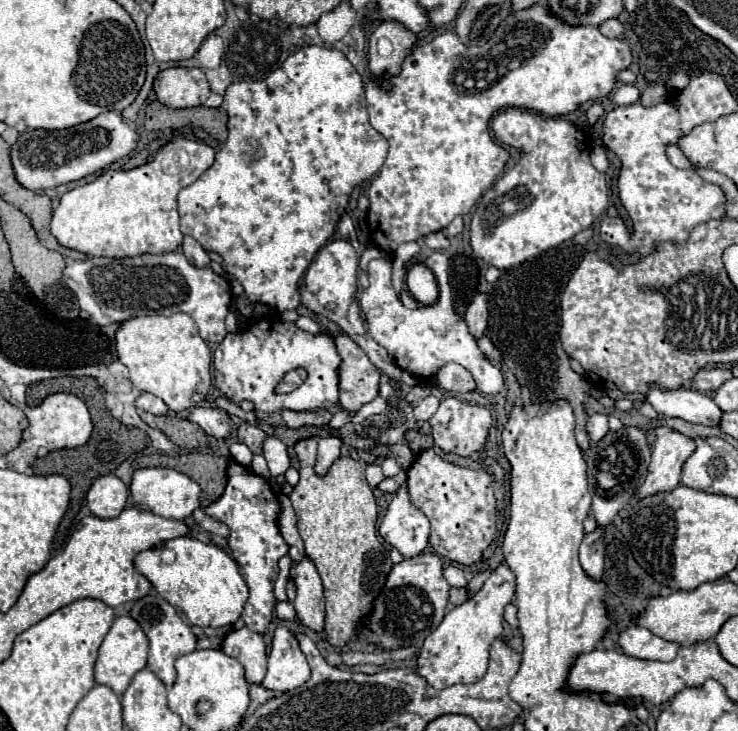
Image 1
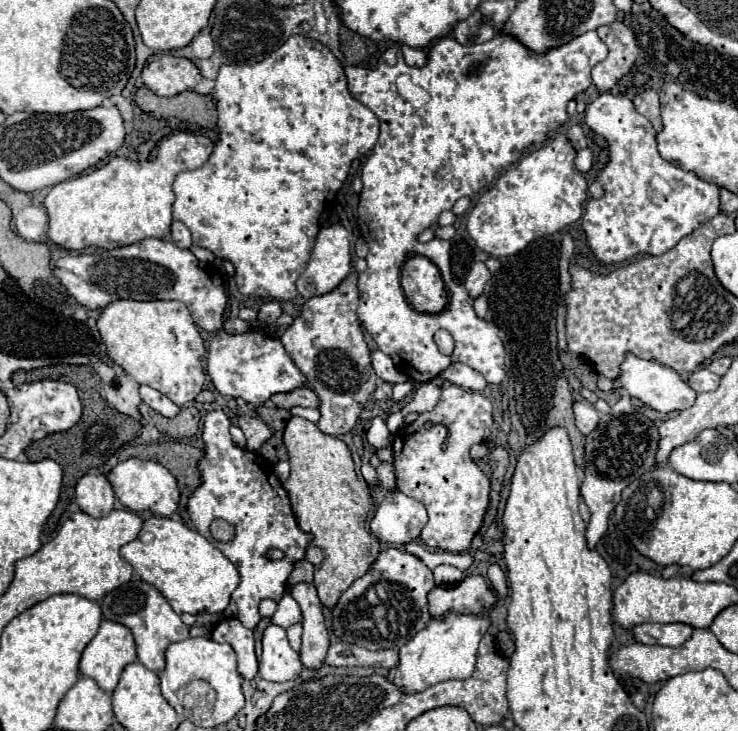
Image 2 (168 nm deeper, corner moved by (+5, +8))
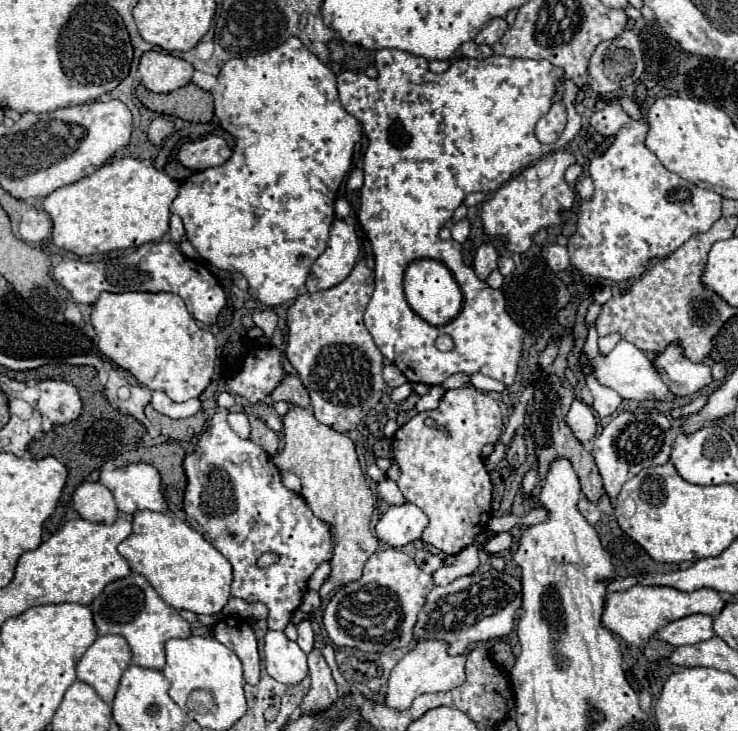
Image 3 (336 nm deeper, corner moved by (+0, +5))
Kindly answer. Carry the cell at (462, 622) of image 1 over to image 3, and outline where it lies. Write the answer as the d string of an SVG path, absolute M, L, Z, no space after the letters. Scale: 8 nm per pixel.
M420 641L420 643L416 643L416 647L410 653L406 653L396 663L396 667L392 669L390 679L388 679L388 691L386 691L384 705L390 707L390 709L404 711L412 705L412 701L418 695L450 691L450 689L462 685L464 679L466 679L466 675L464 675L466 655L468 655L468 651L464 655L450 657L446 653L446 643L442 643L442 641Z

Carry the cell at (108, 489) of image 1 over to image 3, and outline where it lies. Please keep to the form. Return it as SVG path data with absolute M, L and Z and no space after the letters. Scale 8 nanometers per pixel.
M82 483L72 495L72 507L82 519L94 523L114 523L118 517L114 497L102 483Z

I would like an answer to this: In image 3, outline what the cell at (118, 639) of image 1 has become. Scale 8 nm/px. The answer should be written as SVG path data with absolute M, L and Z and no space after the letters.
M100 635L78 661L78 681L96 689L104 703L112 703L124 669L132 663L132 651L120 635Z

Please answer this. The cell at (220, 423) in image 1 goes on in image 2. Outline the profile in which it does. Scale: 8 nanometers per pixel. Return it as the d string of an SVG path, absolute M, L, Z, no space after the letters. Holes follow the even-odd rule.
M211 410L203 422L203 442L207 456L199 462L201 486L193 492L187 504L187 512L197 532L205 536L215 548L219 548L237 568L241 582L233 592L233 602L239 608L239 620L245 628L255 628L261 620L259 602L263 598L279 600L285 592L285 582L293 570L293 562L303 560L309 534L301 532L289 506L289 496L277 480L273 466L251 450L243 450L233 444L229 434L231 420L223 410ZM215 518L223 518L235 528L231 542L217 542L209 526ZM269 550L283 550L283 560L267 558Z

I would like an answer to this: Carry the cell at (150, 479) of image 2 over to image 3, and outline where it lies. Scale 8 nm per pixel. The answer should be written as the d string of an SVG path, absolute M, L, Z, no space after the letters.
M110 460L100 467L99 472L99 481L112 491L118 511L126 515L132 515L138 509L166 511L160 475L152 465L134 463L117 469Z

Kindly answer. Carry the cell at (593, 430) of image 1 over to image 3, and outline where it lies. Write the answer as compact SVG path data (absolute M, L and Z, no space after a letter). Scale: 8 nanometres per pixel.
M576 399L572 403L572 407L570 407L568 415L566 415L566 423L568 423L568 427L574 433L574 437L580 443L590 441L594 437L594 433L596 433L596 425L598 425L592 407L588 407L586 403L582 403L580 399Z

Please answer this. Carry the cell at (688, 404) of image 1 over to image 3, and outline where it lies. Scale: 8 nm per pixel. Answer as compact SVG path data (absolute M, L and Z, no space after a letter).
M590 327L582 351L584 351L586 359L588 359L588 365L592 367L592 377L594 377L600 385L610 387L610 389L614 389L616 393L620 393L624 399L636 399L636 401L642 401L642 399L666 399L668 387L666 387L666 385L662 383L662 379L658 377L658 371L654 369L652 361L650 361L638 347L634 347L632 343L628 343L628 341L622 339L608 355L604 355L604 353L600 353L600 349L598 349L596 329Z

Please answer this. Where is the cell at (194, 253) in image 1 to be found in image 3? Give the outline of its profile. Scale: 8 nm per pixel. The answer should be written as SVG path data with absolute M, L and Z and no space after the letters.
M172 215L170 217L170 237L174 243L180 243L186 239L186 233L184 233L184 225L182 225L182 219L178 215Z

